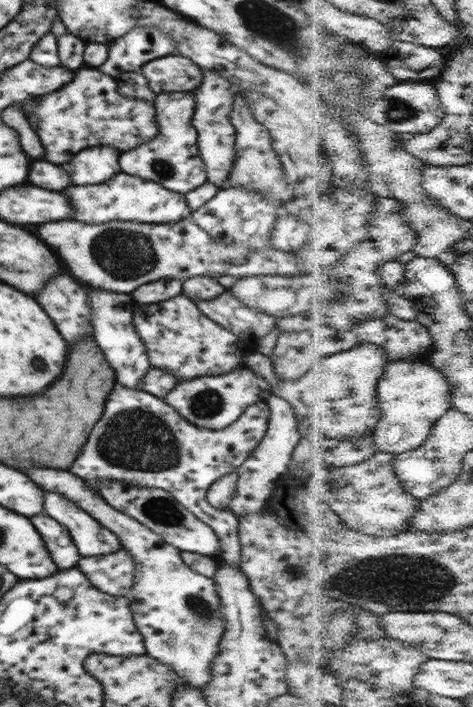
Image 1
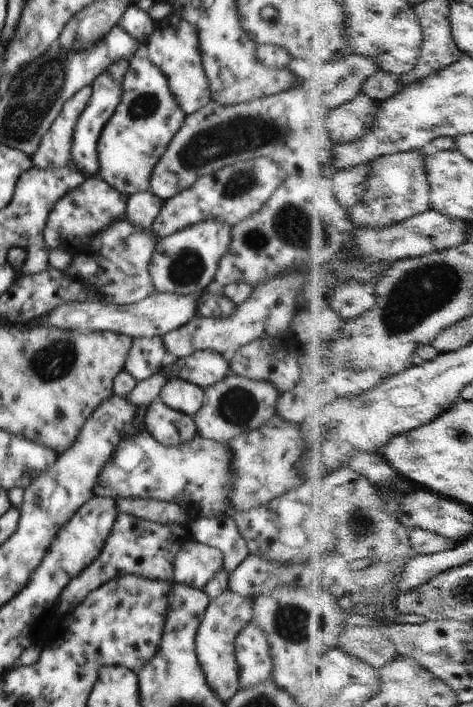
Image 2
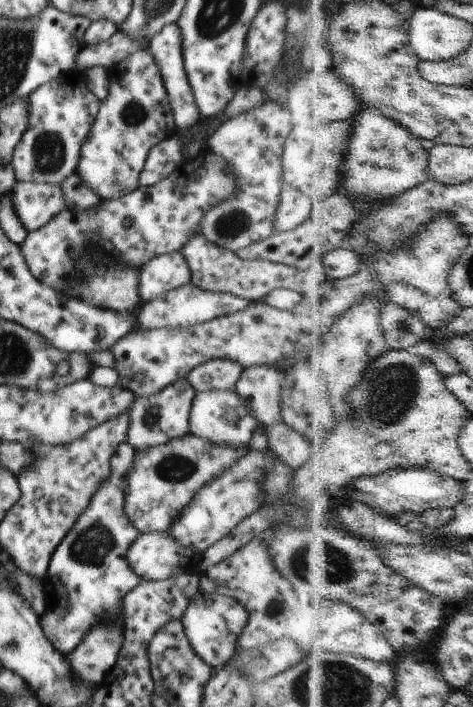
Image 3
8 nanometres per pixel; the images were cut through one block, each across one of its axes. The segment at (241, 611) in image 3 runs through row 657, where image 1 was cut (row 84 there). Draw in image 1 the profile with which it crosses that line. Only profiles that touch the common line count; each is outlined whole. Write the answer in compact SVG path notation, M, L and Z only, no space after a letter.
M206 72L202 84L193 90L196 107L192 115L192 126L197 130L197 148L202 158L206 171L208 172L208 182L222 188L227 177L232 171L235 162L235 128L230 122L232 104L234 104L234 92L232 84L226 77L222 78L216 72Z

